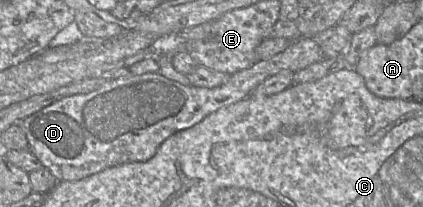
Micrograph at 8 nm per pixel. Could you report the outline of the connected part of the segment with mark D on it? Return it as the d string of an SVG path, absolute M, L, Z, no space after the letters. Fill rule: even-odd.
M300 37L292 41L284 51L269 59L257 61L249 68L232 73L225 83L214 88L183 85L165 77L160 72L107 79L97 90L57 100L26 117L20 125L29 143L28 150L50 170L58 181L78 181L109 167L150 160L155 156L159 146L171 135L196 125L222 107L243 100L268 77L281 70L291 70L295 73L323 58L323 52L314 38Z

